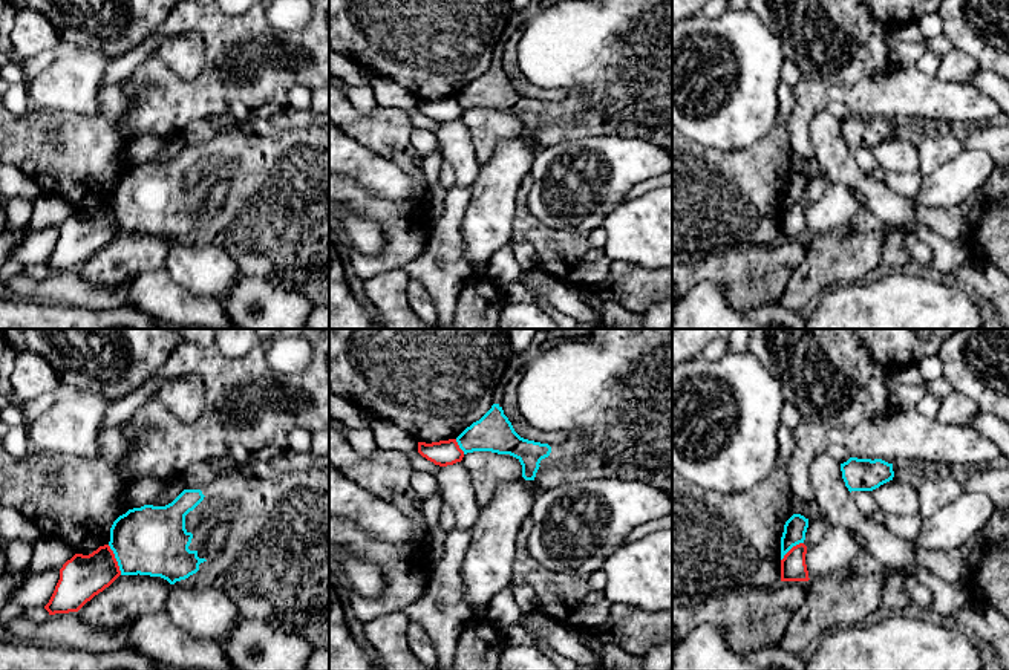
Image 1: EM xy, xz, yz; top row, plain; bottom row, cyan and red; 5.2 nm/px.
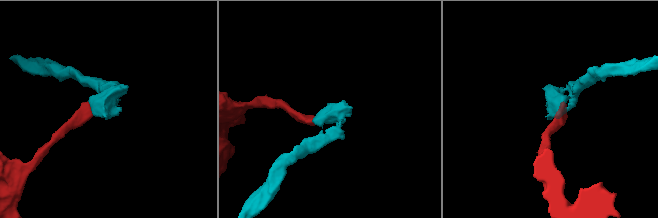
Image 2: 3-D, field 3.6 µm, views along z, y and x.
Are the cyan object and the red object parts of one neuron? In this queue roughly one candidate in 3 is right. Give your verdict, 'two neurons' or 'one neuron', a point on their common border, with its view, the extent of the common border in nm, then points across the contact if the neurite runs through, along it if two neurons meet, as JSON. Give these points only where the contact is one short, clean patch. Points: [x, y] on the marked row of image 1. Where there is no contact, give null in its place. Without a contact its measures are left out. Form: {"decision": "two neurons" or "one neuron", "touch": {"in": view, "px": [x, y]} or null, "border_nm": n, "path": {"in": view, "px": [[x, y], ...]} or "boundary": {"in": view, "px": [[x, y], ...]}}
{"decision": "two neurons", "touch": {"in": "xy", "px": [117, 560]}, "border_nm": 180, "boundary": {"in": "xy", "px": [[107, 545], [121, 574]]}}

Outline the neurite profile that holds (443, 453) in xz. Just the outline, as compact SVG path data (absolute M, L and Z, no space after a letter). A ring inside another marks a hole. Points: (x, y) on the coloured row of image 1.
M456 439L432 444L418 442L418 453L439 467L453 465L456 462L461 462L464 457L464 451L459 448Z

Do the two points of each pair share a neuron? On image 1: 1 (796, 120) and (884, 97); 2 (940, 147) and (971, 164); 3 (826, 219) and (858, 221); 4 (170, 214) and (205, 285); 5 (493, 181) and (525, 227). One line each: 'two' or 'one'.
1: one
2: two
3: one
4: two
5: two

